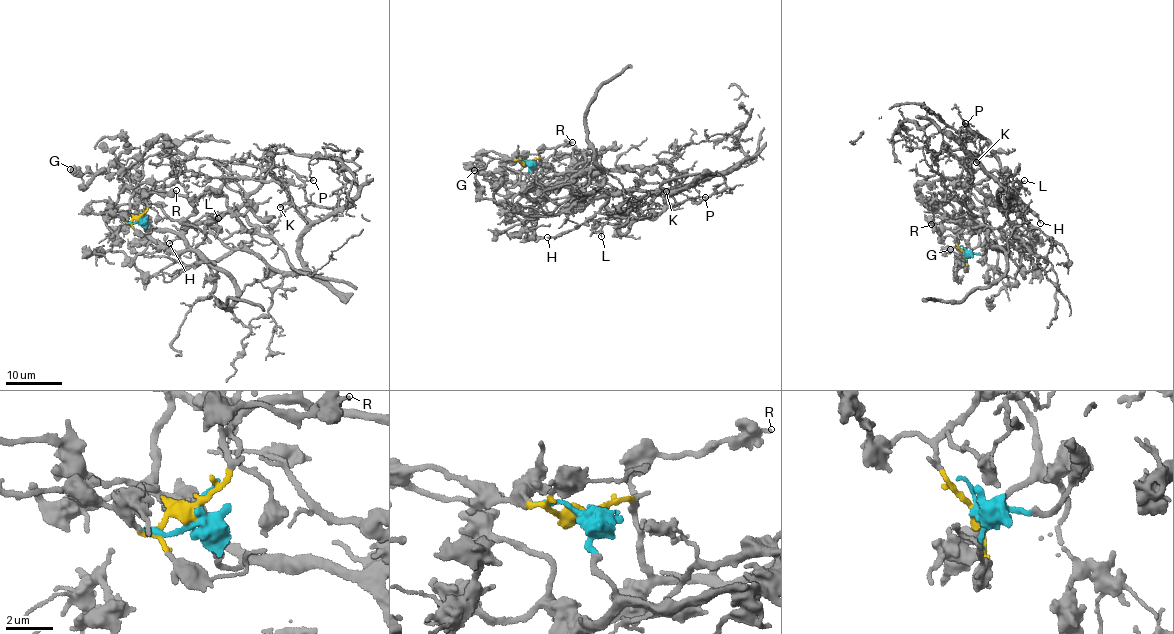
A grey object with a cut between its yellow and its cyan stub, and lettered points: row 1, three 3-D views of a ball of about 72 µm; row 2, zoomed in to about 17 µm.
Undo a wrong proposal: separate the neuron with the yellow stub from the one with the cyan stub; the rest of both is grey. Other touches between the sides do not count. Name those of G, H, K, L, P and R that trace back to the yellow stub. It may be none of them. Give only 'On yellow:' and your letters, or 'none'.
On yellow: G, H, L, P, R

